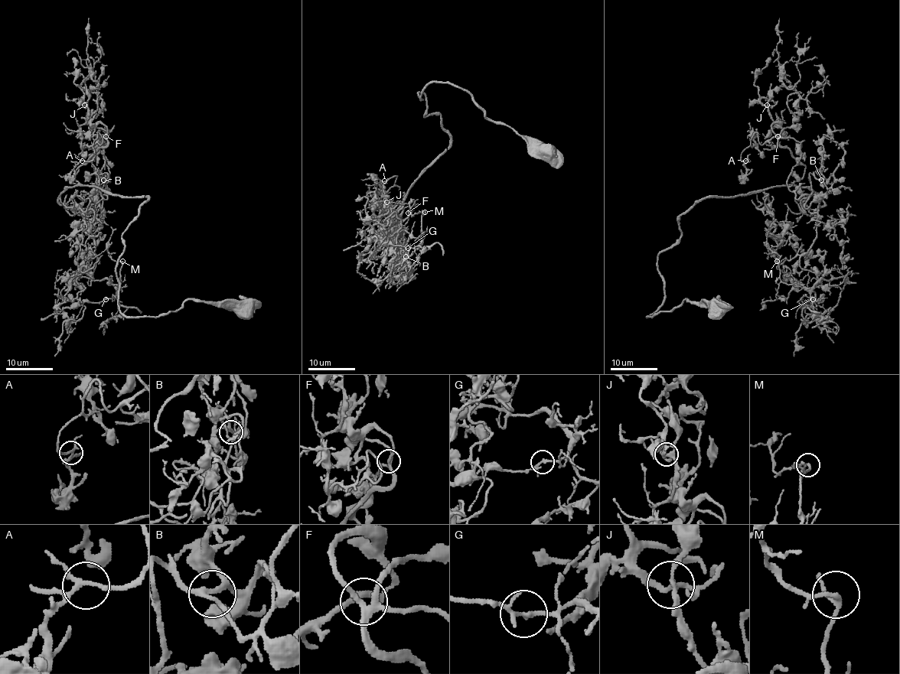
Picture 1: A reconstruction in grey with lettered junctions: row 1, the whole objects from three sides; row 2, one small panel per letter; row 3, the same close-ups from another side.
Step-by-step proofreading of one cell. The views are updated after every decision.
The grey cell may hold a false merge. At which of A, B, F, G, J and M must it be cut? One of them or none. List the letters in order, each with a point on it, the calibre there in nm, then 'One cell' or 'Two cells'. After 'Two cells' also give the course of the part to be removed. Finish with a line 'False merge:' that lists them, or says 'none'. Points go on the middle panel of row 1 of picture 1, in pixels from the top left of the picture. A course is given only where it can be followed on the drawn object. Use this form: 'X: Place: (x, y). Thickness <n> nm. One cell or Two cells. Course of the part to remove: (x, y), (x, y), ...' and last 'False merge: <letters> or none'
A: Place: (384, 180). Thickness 160 nm. One cell
B: Place: (405, 256). Thickness 190 nm. One cell
F: Place: (408, 213). Thickness 200 nm. One cell
G: Place: (408, 248). Thickness 150 nm. Two cells. Course of the part to remove: (408, 248), (419, 245), (382, 280), (366, 279), (357, 271), (360, 260), (357, 252)
J: Place: (386, 202). Thickness 220 nm. One cell
M: Place: (425, 212). Thickness 150 nm. One cell
False merge: G

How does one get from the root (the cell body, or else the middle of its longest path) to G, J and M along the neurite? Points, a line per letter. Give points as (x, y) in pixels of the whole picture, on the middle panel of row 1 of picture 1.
G: (546, 154), (430, 82), (419, 96), (449, 148), (360, 258), (399, 235), (378, 258), (408, 248)
J: (546, 154), (466, 91), (430, 82), (419, 96), (449, 148), (379, 240), (409, 215), (386, 202)
M: (546, 154), (430, 82), (419, 96), (449, 148), (360, 258), (399, 235), (378, 258), (415, 248), (425, 212)

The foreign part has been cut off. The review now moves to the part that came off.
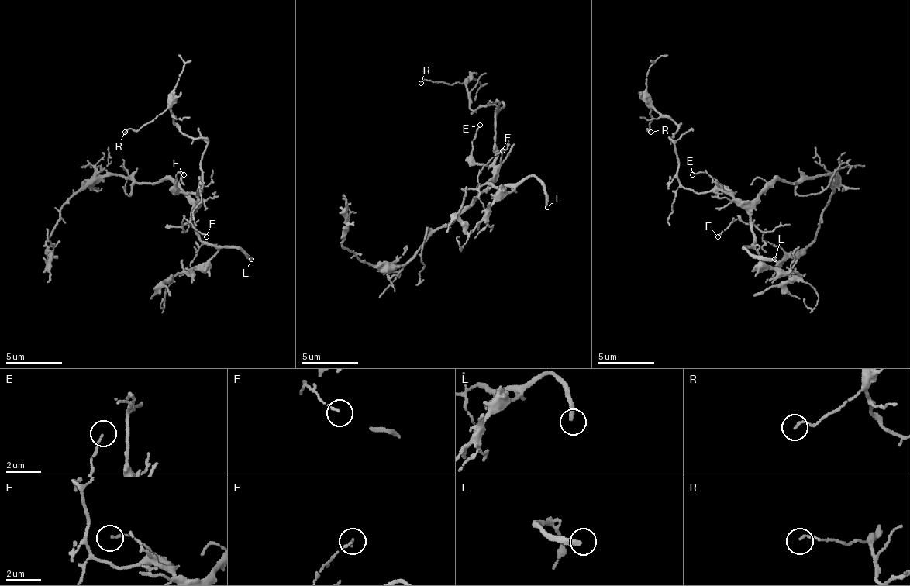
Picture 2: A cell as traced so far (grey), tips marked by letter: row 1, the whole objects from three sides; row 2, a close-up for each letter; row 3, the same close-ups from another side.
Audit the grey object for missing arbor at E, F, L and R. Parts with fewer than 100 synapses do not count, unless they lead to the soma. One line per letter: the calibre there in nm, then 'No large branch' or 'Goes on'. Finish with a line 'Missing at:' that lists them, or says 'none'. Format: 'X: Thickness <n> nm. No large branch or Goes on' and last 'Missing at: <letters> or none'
E: Thickness 100 nm. No large branch
F: Thickness 100 nm. No large branch
L: Thickness 280 nm. Goes on
R: Thickness 110 nm. No large branch
Missing at: L

